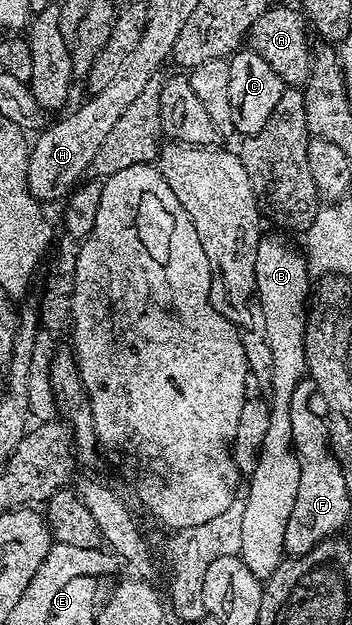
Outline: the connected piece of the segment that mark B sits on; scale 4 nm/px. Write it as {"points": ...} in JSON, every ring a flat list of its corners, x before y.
{"points":[[271,231,269,235,260,236,257,249,257,271,255,272,255,284,257,301,261,304,267,322,268,343,272,352,272,383,269,388,269,428,265,434,264,442,261,443,261,451,258,453,257,467,249,475,249,491,245,496,246,507,243,515,240,557,247,567,260,580,265,581,271,577,281,561,284,560,284,537,285,526,289,521,289,515,293,511,293,503,296,502,297,491,300,487,300,461,295,453,292,443,292,421,289,407,292,406,293,392,300,388,303,377,307,375,307,360,305,359,304,331,307,325,307,302,311,293,310,270,307,267,304,254,291,247,285,241,284,234]]}

